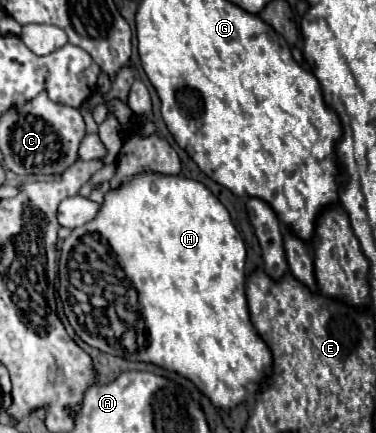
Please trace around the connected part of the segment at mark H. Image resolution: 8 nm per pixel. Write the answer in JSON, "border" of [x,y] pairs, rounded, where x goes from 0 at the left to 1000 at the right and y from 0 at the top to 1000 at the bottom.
{"border":[[[375,395],[354,404],[338,423],[322,423],[311,436],[290,436],[274,455],[274,469],[253,506],[242,506],[215,524],[199,524],[162,566],[157,691],[168,700],[168,723],[178,741],[189,746],[194,764],[215,788],[290,820],[311,820],[343,834],[412,838],[423,848],[465,857],[508,875],[566,926],[566,935],[588,945],[614,945],[662,912],[678,912],[699,871],[721,857],[721,815],[662,741],[662,714],[652,691],[652,561],[636,533],[625,529],[598,473],[540,423],[519,413],[476,404],[434,404],[412,395]]]}

